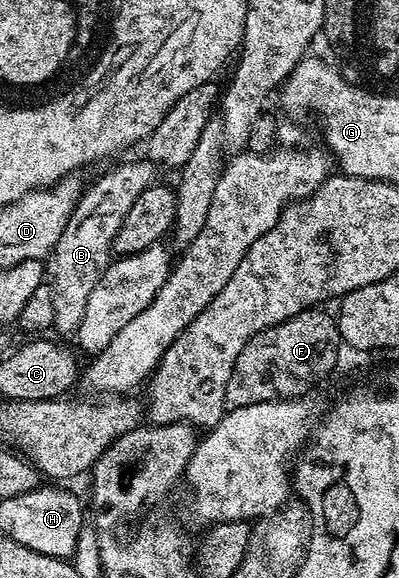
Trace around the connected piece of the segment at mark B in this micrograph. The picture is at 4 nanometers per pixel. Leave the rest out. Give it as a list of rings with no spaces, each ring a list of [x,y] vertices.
[[[150,162],[123,163],[107,171],[91,188],[84,190],[73,209],[49,259],[49,286],[53,293],[54,334],[78,336],[79,326],[85,318],[85,304],[89,293],[101,281],[105,269],[113,262],[115,238],[129,214],[129,208],[147,187],[156,182],[156,168]]]

